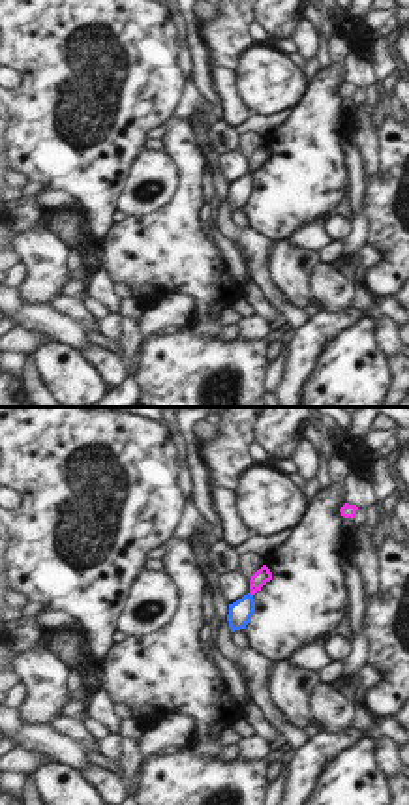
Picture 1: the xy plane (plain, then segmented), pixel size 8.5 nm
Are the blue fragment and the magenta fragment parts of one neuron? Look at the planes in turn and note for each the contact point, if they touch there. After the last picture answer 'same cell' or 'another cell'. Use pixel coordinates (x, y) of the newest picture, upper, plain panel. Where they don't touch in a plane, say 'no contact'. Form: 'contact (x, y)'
no contact

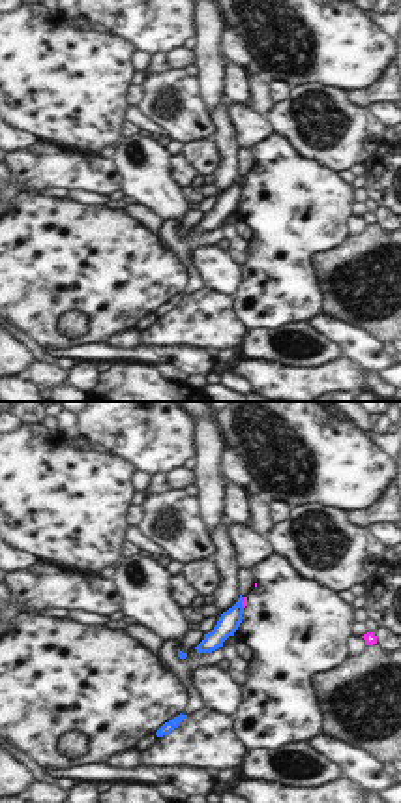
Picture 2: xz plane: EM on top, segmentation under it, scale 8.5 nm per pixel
contact (240, 182)

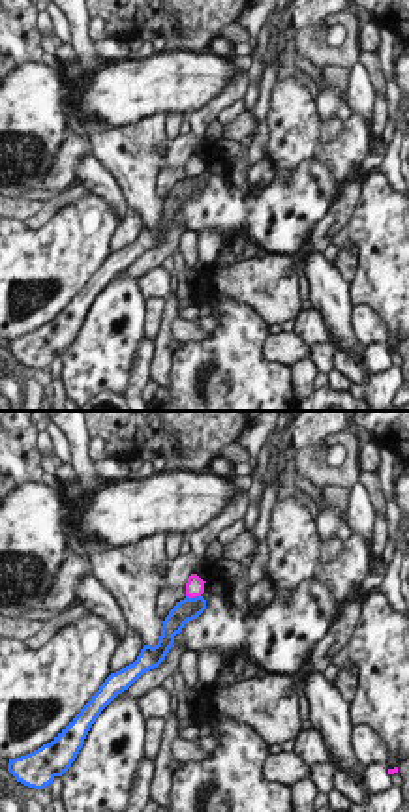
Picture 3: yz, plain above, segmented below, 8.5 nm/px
contact (196, 177)

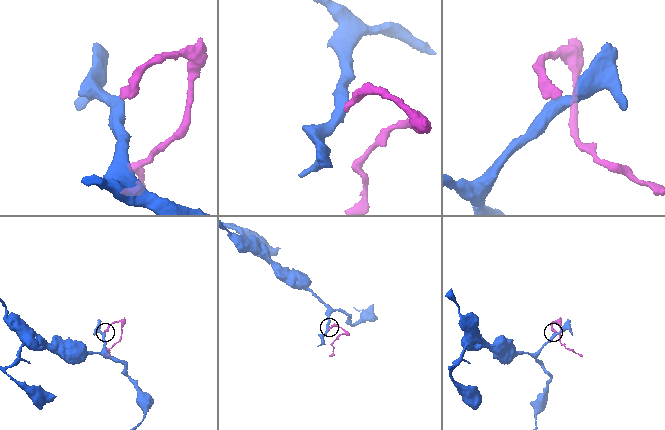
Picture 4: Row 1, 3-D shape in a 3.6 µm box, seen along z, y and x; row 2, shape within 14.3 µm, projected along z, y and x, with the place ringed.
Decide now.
another cell

